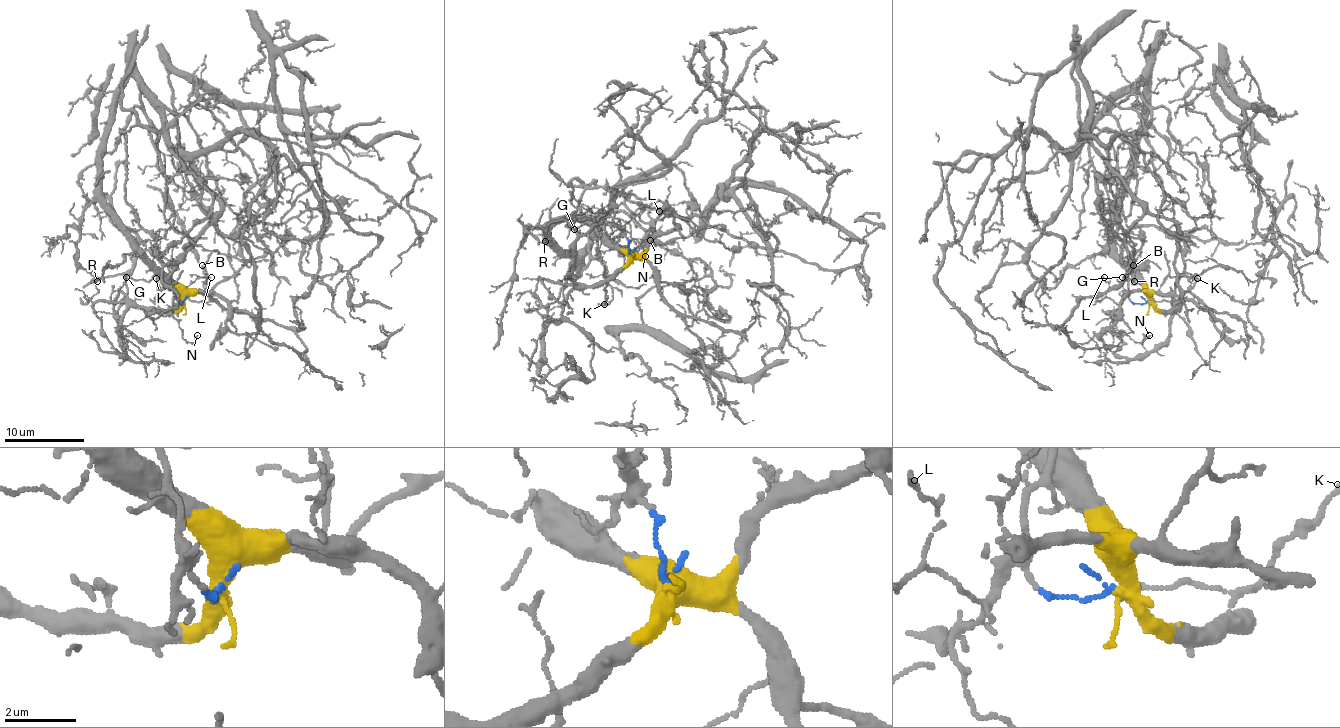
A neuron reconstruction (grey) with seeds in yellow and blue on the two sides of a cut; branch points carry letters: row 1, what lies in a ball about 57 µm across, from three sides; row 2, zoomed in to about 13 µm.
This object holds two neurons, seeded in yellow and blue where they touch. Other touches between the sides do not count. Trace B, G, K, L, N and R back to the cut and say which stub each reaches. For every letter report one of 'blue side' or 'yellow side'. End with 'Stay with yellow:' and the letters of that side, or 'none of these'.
B: yellow side
G: yellow side
K: yellow side
L: blue side
N: blue side
R: yellow side
Stay with yellow: B, G, K, R

